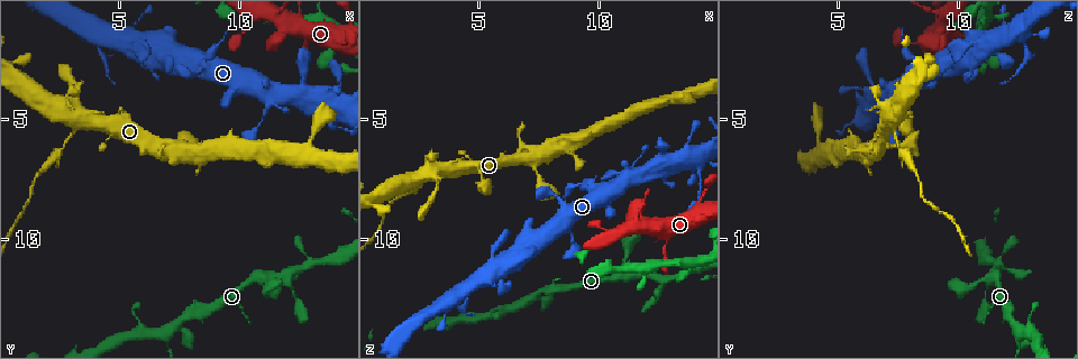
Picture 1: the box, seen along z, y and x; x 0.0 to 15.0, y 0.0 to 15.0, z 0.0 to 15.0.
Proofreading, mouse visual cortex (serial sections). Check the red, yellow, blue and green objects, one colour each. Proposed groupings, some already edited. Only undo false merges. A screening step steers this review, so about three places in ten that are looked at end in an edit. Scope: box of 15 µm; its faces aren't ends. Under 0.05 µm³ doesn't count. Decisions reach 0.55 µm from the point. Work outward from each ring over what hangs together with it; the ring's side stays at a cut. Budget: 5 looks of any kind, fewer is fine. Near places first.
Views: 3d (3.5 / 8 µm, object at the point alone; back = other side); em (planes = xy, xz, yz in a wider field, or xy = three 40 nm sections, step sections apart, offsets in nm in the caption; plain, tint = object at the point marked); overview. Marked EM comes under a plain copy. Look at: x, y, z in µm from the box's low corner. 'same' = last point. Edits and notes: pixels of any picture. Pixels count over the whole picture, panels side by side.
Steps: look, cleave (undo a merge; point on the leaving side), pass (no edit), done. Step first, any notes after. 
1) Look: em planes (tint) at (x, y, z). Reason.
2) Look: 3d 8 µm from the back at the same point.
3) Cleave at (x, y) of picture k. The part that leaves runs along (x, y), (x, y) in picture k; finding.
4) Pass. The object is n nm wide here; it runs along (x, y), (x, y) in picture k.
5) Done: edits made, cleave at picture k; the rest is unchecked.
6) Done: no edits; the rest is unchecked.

Look: 3d 3.5 µm at (10.7, 3.2, 8.1). Abrupt turn.

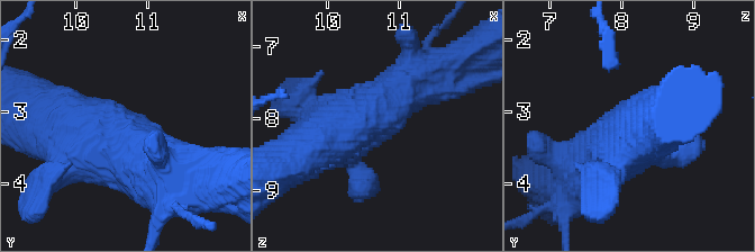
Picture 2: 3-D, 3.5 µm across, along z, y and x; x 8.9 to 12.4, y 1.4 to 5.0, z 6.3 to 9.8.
Look: em planes (tint) at (10.75, 3.20, 8.10). Shape alone is not enough.

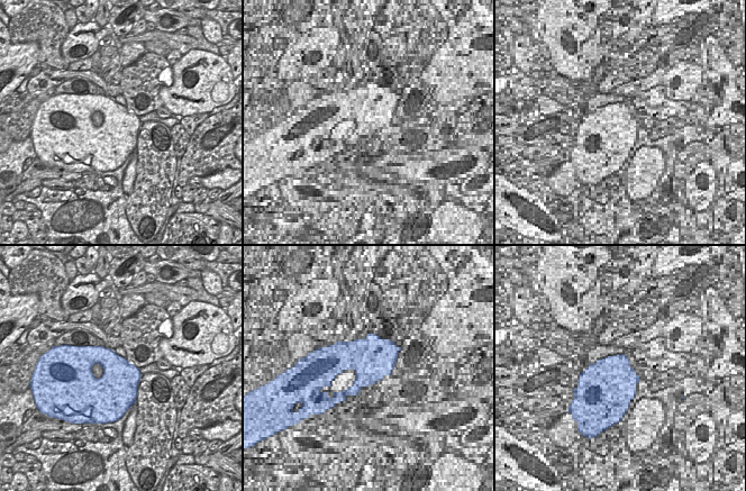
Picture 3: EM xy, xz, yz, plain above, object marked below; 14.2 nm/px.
Pass. The object is 600 nm wide here; it runs along (82, 153), (124, 156), (110, 111) in picture 2; one cell here.

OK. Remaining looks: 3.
Look: 3d 3.5 µm at (3.3, 3.7, 7.6). A narrow waist.

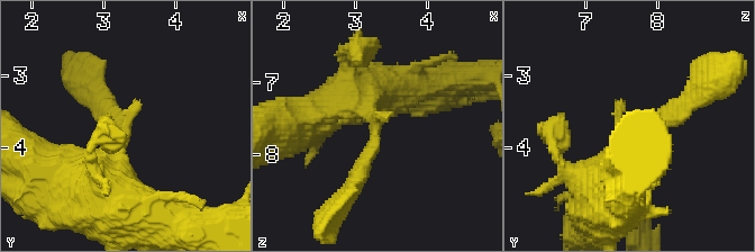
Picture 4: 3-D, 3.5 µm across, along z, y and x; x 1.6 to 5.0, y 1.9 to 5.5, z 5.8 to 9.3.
Look: em xy step 5 (tint) at (3.30, 3.75, 7.75).

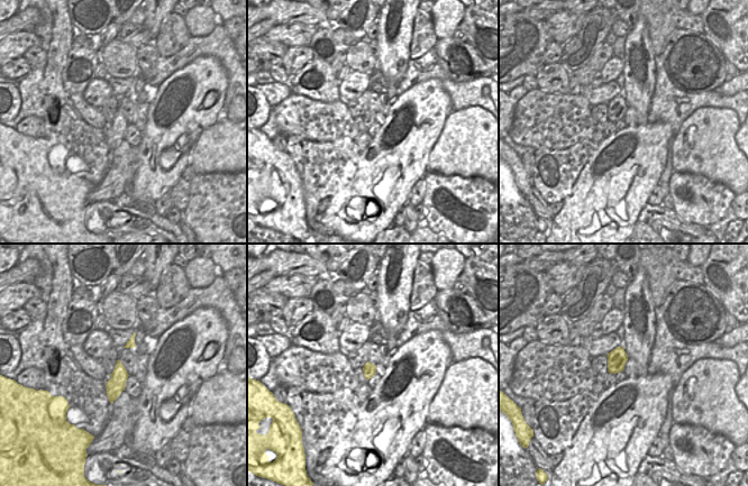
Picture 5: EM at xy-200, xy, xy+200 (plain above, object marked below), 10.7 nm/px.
Pass. It runs along (596, 189), (627, 134), (693, 96) in picture 4; continuous, no second cell.

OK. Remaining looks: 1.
Done: no edits; the rest is unchecked.

